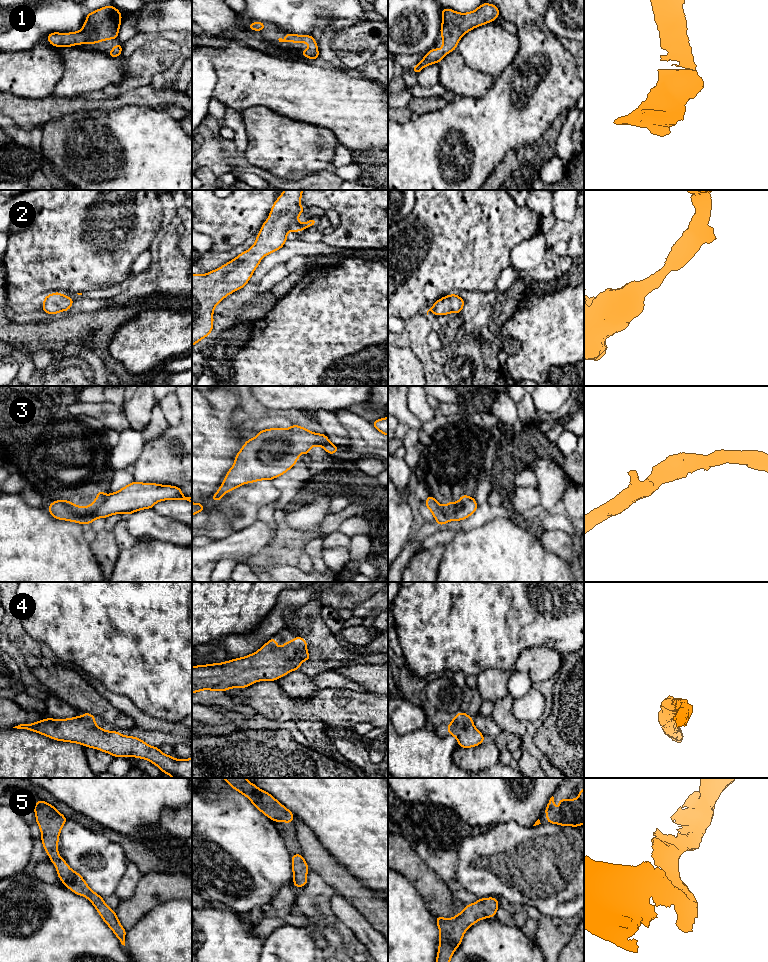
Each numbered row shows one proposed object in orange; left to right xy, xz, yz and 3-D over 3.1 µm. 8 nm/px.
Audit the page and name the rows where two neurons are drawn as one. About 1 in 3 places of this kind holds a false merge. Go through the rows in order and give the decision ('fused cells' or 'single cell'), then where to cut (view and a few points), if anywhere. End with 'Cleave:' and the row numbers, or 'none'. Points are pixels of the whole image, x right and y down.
1: single cell; no cut
2: single cell; no cut
3: single cell; no cut
4: single cell; no cut
5: single cell; no cut
Cleave: none

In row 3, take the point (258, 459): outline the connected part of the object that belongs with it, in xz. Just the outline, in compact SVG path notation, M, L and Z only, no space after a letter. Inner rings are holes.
M295 424L288 429L259 430L258 436L246 441L237 453L233 466L211 500L221 501L223 494L243 484L273 480L285 474L295 466L300 453L308 456L313 446L321 446L331 455L339 450L324 433L314 433Z

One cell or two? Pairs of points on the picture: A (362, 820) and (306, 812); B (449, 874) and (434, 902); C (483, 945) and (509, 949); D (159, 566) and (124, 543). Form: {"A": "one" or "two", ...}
{"A": "one", "B": "two", "C": "one", "D": "two"}

